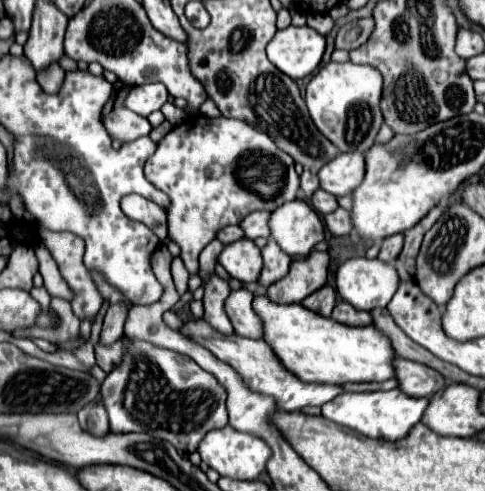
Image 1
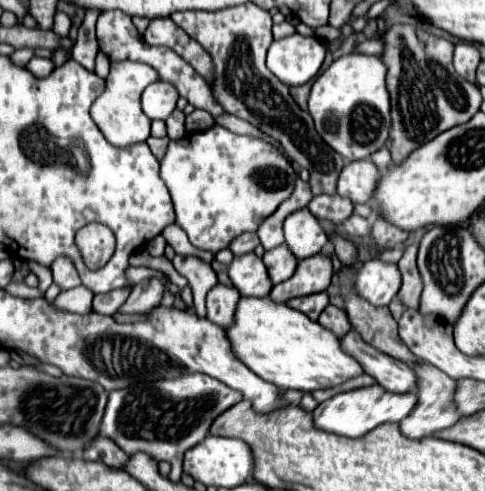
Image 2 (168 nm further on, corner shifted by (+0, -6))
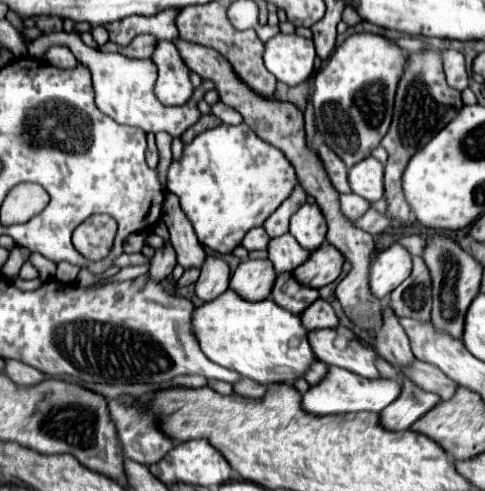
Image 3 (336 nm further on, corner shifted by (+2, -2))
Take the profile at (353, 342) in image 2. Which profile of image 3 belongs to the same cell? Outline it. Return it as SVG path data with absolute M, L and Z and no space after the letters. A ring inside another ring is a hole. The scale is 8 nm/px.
M338 325L334 329L308 331L308 339L318 361L348 369L362 377L380 377L374 365L376 349L362 343L350 329Z

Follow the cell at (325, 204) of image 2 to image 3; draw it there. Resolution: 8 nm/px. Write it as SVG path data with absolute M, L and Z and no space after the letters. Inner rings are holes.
M348 193L348 195L340 195L340 205L342 205L342 213L350 219L350 221L358 221L370 207L370 203L366 199L362 199L360 195Z

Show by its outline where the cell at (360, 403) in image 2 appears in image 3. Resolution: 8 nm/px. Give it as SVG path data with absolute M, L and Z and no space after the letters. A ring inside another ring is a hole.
M328 367L326 377L318 385L310 385L306 393L302 393L302 409L312 415L332 415L332 413L356 413L356 411L374 411L380 413L386 405L390 405L400 395L400 383L394 379L366 379L346 369Z

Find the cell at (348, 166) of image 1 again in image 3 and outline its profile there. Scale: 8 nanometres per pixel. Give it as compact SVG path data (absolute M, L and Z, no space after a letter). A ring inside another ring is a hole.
M366 157L348 171L348 179L352 191L370 203L384 197L384 165L378 159Z

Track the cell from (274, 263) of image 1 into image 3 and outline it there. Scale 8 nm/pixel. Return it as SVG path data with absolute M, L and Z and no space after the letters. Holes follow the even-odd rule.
M290 233L270 239L268 259L272 261L276 273L294 271L294 269L300 267L308 257L310 257L310 253L308 253L304 247L300 247L298 241L296 241Z

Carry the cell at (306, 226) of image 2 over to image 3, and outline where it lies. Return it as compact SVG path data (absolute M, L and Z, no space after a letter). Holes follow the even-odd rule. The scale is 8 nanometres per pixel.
M304 203L290 219L290 233L304 249L318 249L326 239L326 219L322 211L318 211L318 205Z

